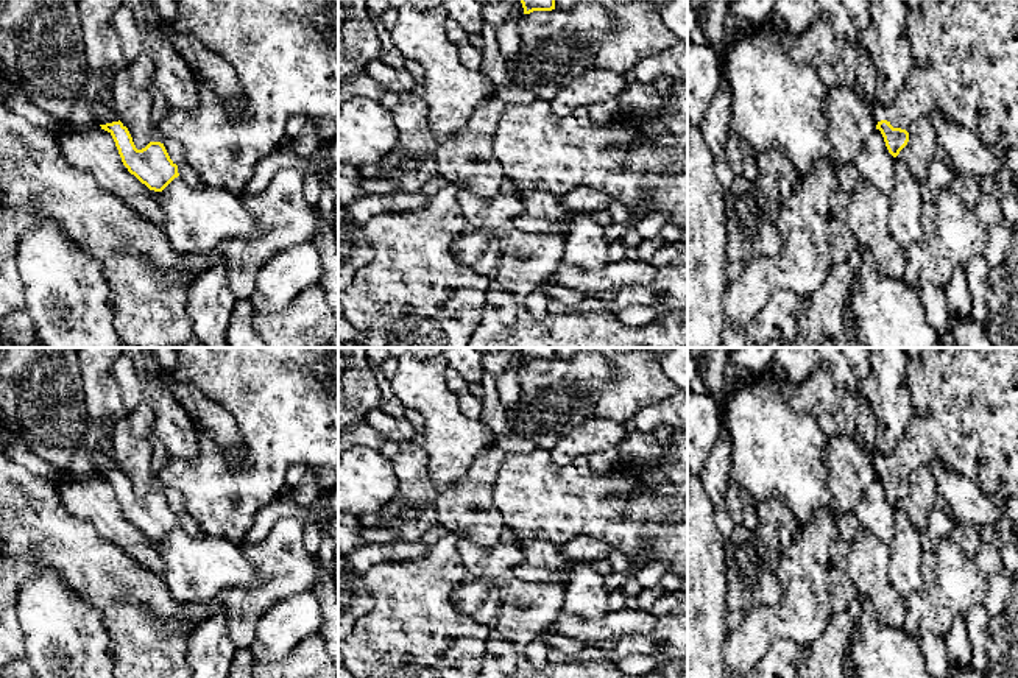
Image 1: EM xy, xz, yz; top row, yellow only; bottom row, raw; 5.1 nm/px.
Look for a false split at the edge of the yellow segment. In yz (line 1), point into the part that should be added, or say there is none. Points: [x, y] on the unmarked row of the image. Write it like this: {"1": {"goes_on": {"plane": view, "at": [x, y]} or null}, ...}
{"1": {"goes_on": {"plane": "yz", "at": [964, 401]}}}

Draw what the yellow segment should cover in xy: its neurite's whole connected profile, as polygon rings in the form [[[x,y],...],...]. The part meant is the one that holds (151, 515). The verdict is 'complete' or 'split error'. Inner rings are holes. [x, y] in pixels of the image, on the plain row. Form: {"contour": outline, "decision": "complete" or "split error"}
{"contour": [[[101,450],[92,454],[92,461],[95,472],[112,485],[123,514],[150,539],[162,541],[179,525],[178,514],[170,508],[164,493],[150,491],[137,499],[128,477],[115,461]]], "decision": "split error"}

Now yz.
{"contour": [[[923,348],[917,358],[909,358],[906,365],[906,388],[912,404],[912,416],[904,436],[896,447],[887,454],[875,452],[873,466],[876,478],[881,480],[889,502],[896,507],[909,491],[909,477],[932,461],[940,461],[945,468],[974,482],[985,494],[1002,496],[1006,500],[1018,496],[1018,348]]], "decision": "split error"}

